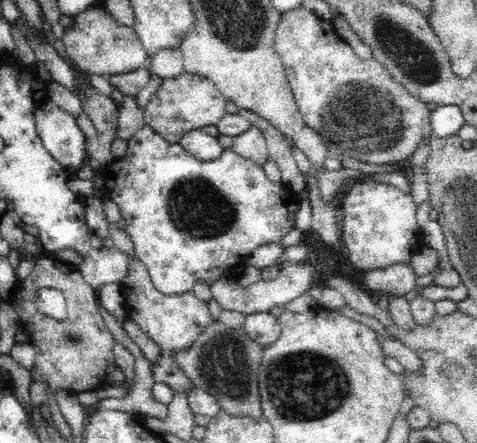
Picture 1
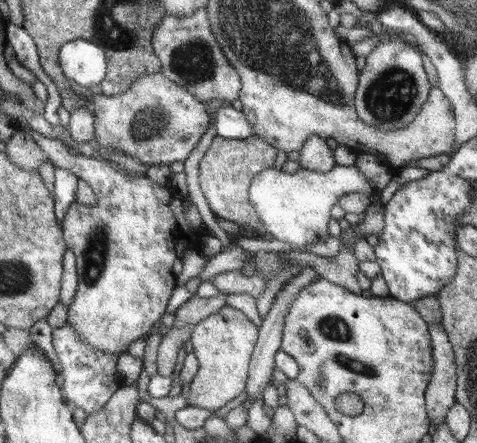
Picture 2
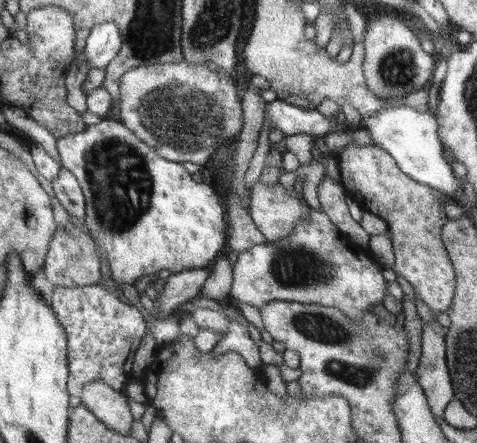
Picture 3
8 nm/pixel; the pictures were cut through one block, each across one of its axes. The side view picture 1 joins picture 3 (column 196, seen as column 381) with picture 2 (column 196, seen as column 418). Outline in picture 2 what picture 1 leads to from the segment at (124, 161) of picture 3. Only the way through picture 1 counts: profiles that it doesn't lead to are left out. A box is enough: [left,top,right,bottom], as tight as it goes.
[33,132,207,354]

